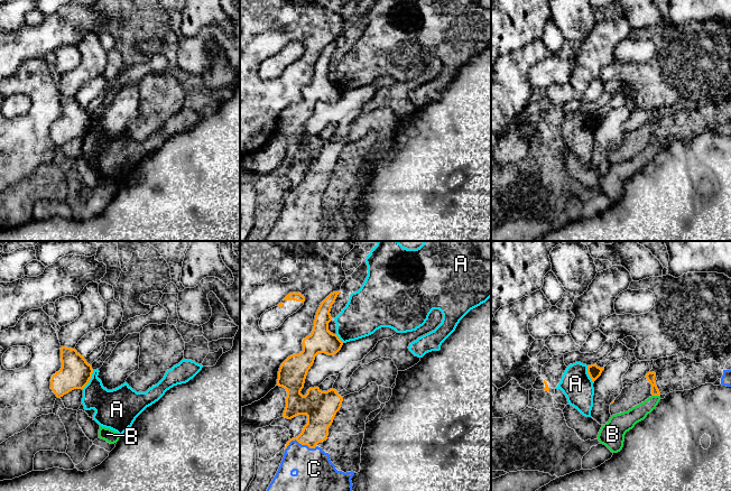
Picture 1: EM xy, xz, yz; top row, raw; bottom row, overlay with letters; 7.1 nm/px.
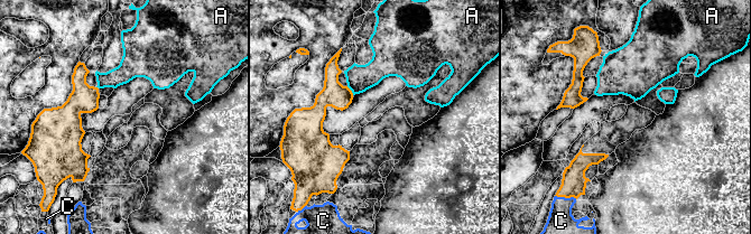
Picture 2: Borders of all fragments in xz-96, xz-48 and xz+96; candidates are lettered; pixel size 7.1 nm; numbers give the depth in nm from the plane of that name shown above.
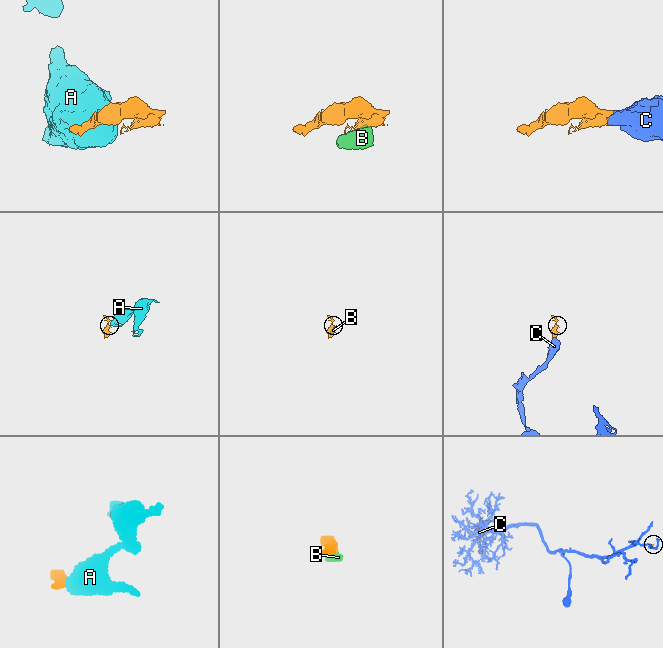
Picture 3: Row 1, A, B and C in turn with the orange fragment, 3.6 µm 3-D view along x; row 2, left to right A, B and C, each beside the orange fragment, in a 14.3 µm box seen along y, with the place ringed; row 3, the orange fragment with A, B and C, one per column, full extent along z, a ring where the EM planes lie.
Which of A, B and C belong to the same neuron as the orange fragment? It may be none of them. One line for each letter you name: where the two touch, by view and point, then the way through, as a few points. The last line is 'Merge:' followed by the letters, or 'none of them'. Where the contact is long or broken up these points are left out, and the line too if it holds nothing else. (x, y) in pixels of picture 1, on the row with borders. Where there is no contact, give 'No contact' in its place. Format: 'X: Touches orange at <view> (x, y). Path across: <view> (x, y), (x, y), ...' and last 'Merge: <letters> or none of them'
C: Touches orange at xz (299, 443). Path across: xz (320, 415), (317, 425), (299, 443), (302, 454), (314, 470)
Merge: C

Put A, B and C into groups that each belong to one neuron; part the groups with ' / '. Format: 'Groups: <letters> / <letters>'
Groups: A / B / C

